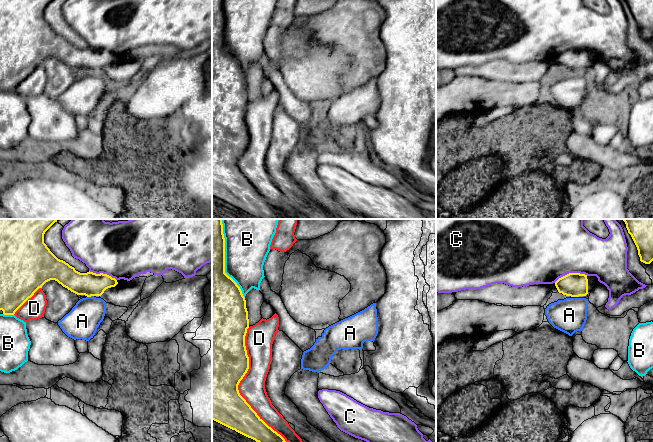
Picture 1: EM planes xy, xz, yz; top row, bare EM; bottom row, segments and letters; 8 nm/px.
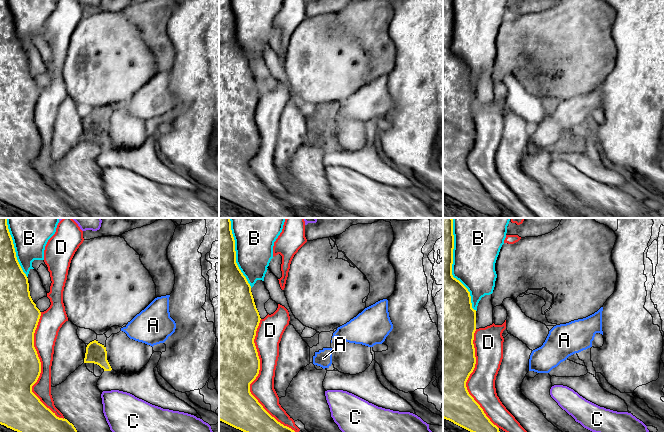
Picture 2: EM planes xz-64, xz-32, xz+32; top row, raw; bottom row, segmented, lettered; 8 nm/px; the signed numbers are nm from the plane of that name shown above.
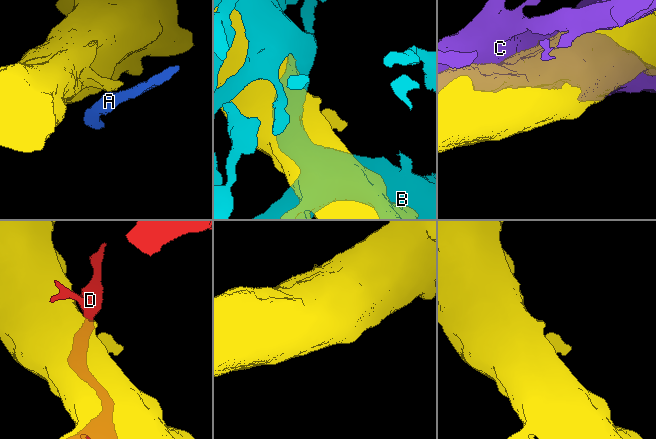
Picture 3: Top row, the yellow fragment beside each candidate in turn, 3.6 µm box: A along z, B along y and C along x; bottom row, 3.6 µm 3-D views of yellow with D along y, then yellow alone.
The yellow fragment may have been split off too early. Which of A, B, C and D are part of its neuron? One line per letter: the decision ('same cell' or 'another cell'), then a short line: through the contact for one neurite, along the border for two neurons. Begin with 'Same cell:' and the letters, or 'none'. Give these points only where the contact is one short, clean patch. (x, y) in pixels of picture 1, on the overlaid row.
Same cell: none
A: another cell; line xy (93, 295), (87, 297)
B: another cell
C: another cell
D: another cell

